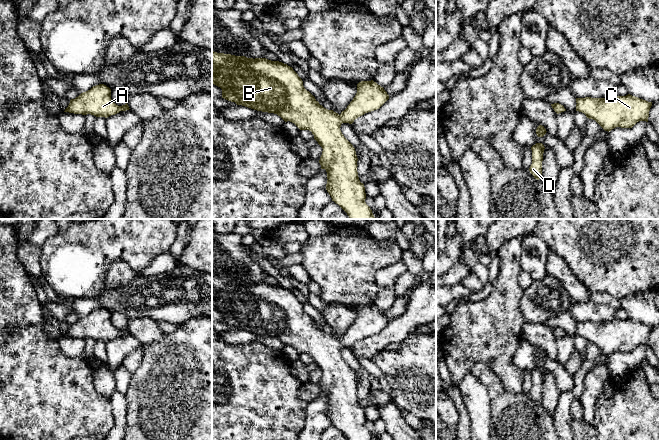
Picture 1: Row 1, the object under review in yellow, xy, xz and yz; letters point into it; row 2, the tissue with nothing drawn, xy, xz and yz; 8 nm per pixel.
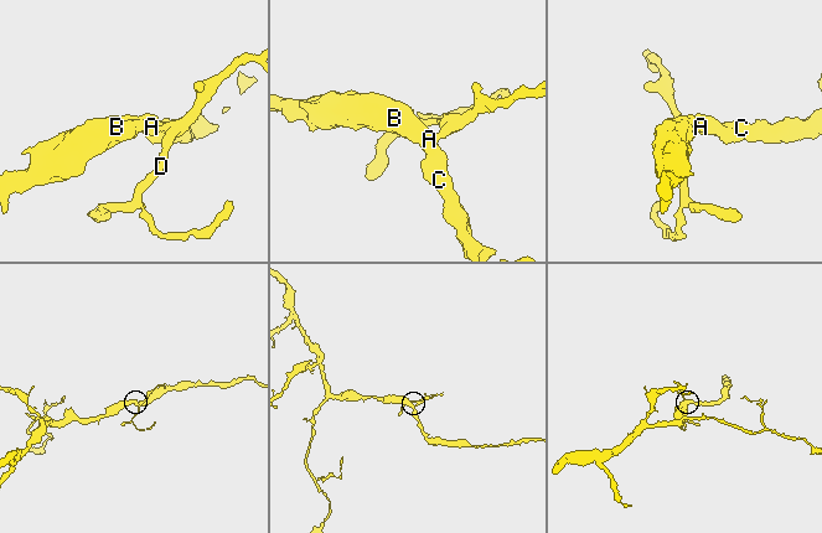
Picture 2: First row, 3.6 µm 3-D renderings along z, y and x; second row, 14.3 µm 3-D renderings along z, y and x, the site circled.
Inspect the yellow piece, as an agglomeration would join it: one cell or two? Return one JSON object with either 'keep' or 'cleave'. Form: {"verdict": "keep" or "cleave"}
{"verdict": "keep"}

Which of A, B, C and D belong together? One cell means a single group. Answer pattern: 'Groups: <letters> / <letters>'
Groups: A B C D

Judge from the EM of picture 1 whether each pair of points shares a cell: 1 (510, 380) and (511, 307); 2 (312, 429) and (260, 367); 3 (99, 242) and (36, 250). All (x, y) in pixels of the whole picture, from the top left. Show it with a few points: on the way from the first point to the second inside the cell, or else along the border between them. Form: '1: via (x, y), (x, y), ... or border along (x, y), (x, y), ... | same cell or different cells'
1: via (501, 362), (499, 358), (500, 325) | same cell
2: border along (308, 402), (305, 408), (305, 424), (301, 429) | different cells
3: border along (42, 247), (40, 255), (41, 273) | different cells

